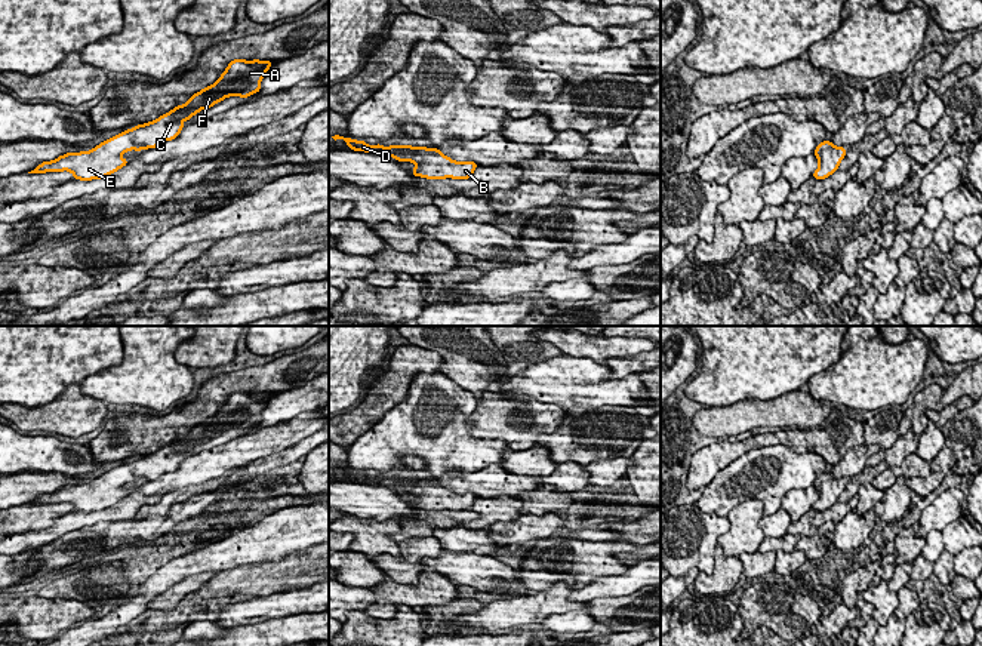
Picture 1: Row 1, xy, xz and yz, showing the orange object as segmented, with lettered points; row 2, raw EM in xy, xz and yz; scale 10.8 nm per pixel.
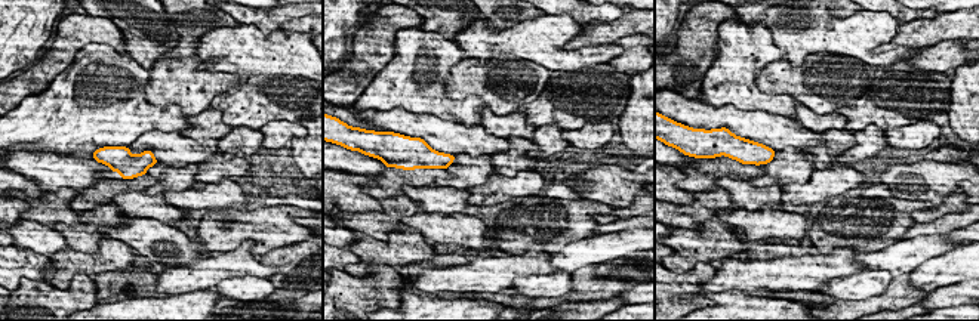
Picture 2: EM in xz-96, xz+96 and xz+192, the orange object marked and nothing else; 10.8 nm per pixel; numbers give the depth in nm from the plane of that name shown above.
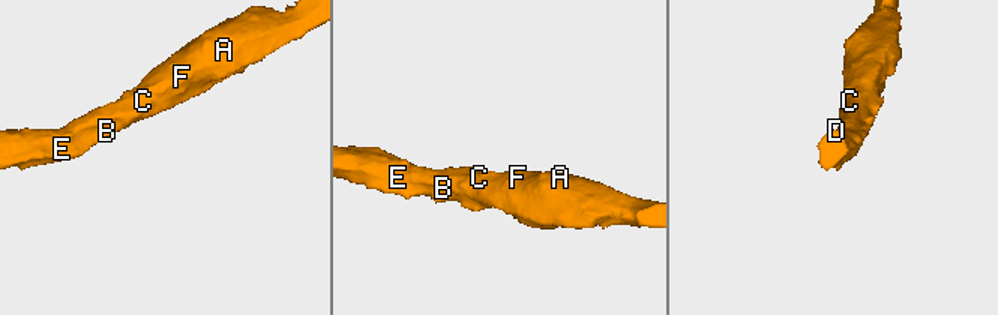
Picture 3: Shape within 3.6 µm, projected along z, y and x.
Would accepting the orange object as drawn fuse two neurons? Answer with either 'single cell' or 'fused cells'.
single cell

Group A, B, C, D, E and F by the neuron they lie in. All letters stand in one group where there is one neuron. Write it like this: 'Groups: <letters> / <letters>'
Groups: A B C D E F

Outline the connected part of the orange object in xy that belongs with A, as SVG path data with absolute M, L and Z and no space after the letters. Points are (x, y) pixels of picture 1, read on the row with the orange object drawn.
M234 59L216 83L193 93L187 104L176 105L172 111L150 123L124 130L90 151L67 153L52 162L43 162L28 173L68 170L74 175L74 179L80 181L105 178L129 163L129 160L120 157L123 153L156 148L164 141L178 138L185 127L182 124L185 120L193 119L198 111L213 107L228 96L237 95L246 99L258 93L261 80L273 64L273 61Z

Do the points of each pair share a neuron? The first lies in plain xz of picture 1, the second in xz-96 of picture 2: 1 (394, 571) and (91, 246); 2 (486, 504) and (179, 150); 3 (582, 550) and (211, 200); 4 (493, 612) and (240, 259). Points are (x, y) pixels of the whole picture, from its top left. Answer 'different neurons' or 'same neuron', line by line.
1: same neuron
2: different neurons
3: different neurons
4: same neuron

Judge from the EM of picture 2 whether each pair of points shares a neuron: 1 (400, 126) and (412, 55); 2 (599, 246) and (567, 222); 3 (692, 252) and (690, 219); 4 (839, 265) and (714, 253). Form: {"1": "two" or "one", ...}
{"1": "two", "2": "two", "3": "two", "4": "two"}

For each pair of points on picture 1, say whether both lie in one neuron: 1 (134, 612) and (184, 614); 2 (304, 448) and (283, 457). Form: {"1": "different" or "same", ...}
{"1": "different", "2": "same"}

